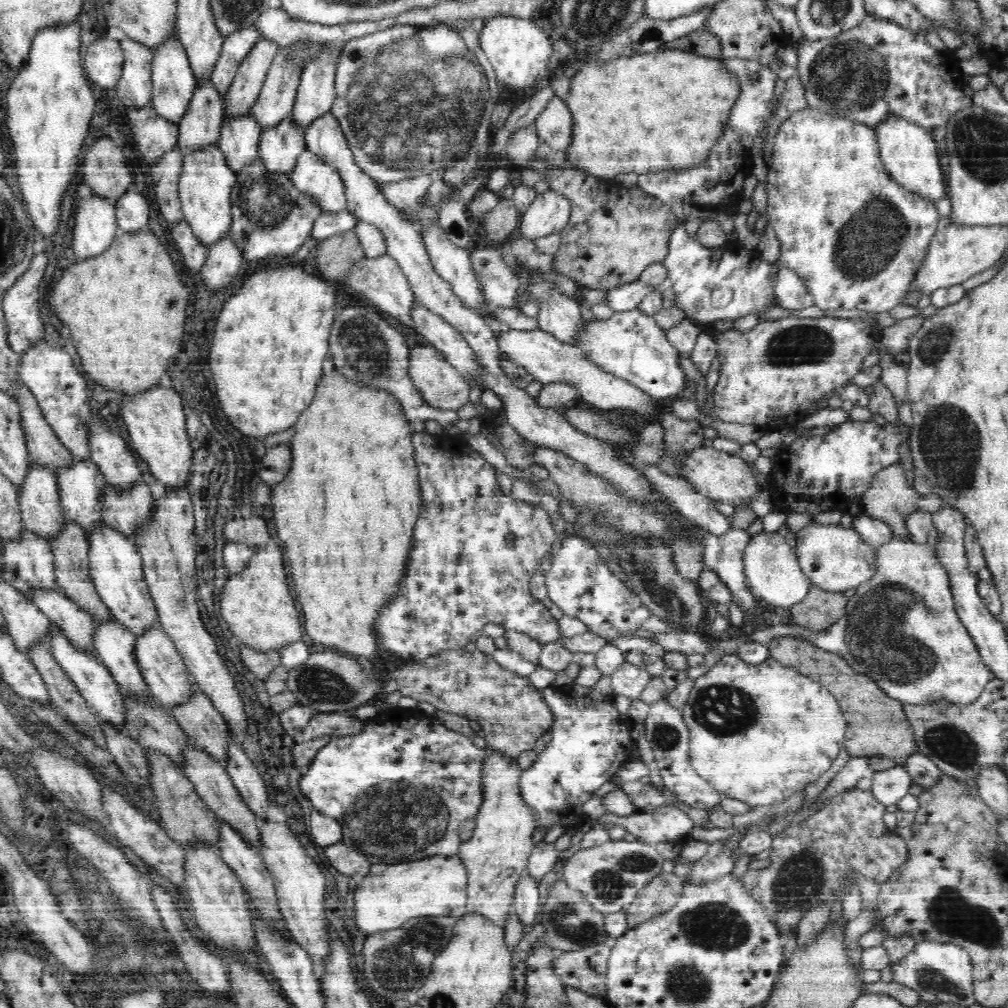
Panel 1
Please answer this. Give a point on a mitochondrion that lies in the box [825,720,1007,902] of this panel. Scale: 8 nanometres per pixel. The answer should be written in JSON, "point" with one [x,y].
{"point":[948,743]}

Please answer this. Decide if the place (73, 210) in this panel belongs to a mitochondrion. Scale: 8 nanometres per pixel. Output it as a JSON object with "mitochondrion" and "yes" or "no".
{"mitochondrion":"no"}

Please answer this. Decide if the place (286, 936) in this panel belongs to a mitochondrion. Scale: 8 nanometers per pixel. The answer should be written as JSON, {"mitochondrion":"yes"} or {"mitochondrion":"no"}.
{"mitochondrion":"no"}

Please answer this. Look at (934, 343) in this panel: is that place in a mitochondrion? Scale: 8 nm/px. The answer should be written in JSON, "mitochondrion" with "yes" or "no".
{"mitochondrion":"yes"}

